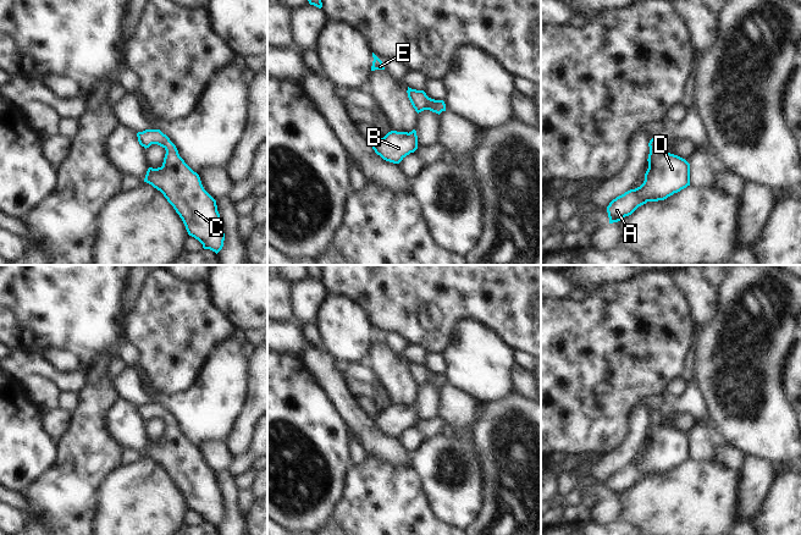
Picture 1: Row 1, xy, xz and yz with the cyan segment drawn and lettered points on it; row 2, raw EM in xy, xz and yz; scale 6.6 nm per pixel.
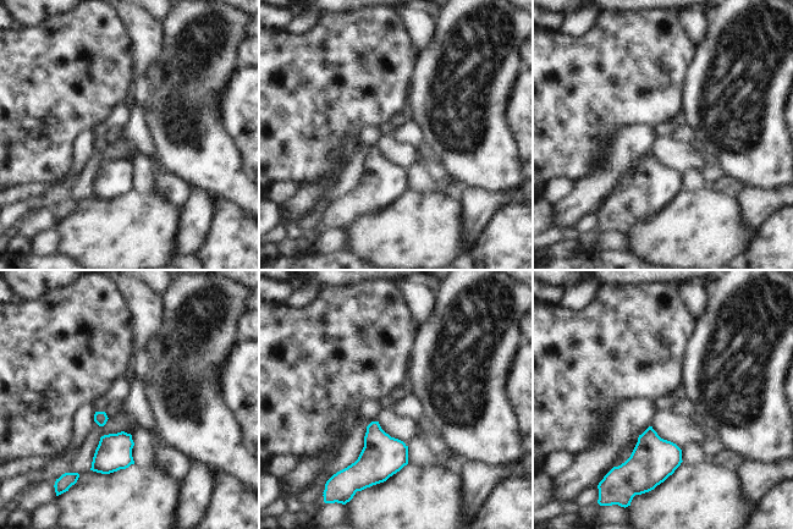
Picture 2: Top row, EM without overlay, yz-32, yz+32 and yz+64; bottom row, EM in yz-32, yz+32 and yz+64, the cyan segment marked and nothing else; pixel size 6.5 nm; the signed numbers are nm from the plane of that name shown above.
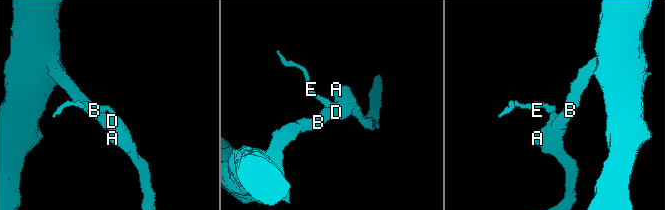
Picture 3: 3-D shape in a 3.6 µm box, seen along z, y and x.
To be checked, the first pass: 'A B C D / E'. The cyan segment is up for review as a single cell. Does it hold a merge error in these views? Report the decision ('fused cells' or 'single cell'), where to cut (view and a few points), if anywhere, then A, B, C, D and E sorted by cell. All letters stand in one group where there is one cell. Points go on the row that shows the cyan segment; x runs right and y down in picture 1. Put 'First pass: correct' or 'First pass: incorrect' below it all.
single cell; cut none; groups A B C D E
First pass: incorrect

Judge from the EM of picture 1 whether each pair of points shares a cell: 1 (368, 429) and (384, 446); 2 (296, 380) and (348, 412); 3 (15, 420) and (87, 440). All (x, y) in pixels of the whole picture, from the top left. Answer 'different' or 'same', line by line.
1: same
2: different
3: different

